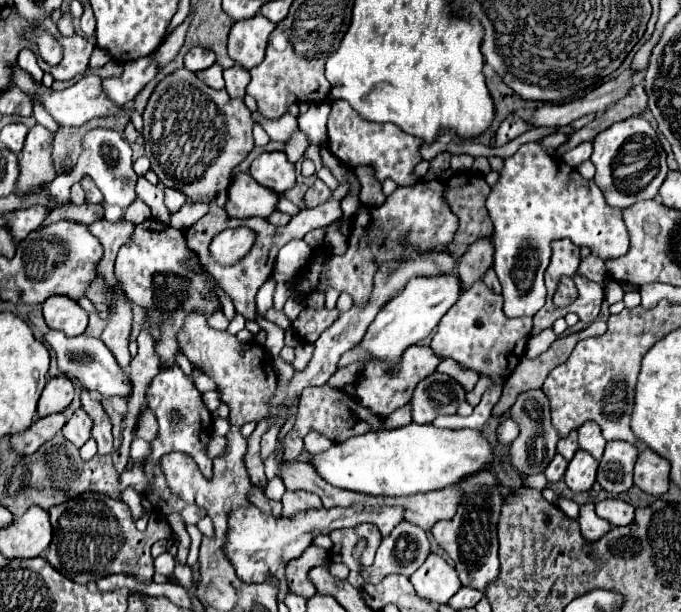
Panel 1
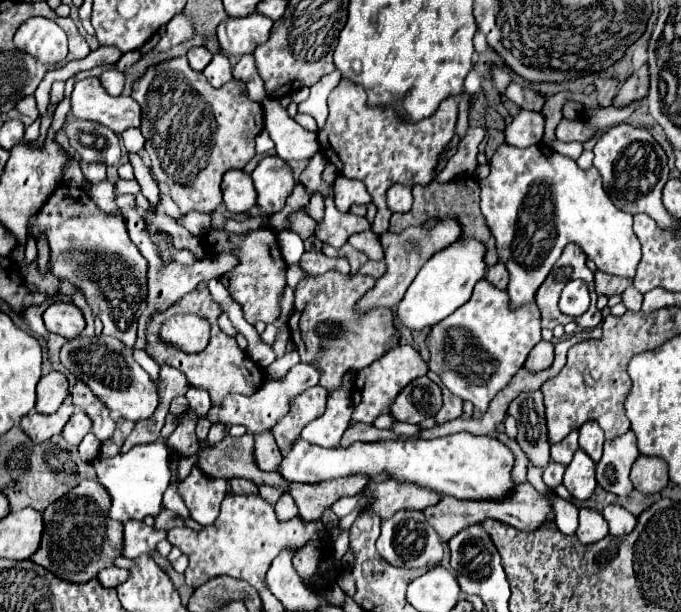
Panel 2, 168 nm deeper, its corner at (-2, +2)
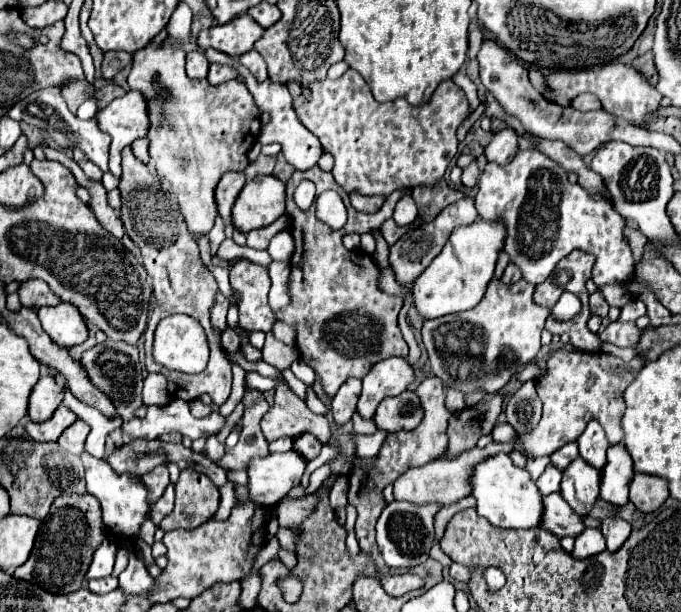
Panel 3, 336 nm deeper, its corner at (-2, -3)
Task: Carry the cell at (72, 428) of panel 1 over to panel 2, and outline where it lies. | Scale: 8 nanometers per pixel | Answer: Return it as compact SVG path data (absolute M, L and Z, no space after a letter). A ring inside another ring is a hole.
M75 410L75 414L69 418L69 422L65 424L63 428L63 438L73 444L73 446L79 446L79 442L83 440L83 436L91 430L91 420L89 416L83 412L83 410Z

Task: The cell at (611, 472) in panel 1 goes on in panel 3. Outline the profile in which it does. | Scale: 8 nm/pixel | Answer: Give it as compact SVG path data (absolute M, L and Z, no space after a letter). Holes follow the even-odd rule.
M623 443L607 449L607 463L601 469L601 499L613 505L629 501L629 483L633 479L633 461Z

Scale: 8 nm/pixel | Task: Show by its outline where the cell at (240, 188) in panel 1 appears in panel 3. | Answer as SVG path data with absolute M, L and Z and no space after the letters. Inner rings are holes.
M225 173L215 189L215 199L219 207L219 215L227 221L231 219L231 207L235 205L243 185L245 185L245 173Z

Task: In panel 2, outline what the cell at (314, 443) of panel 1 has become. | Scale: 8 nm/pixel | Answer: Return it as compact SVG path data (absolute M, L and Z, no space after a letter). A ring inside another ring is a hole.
M348 371L343 377L342 386L328 394L325 414L307 424L307 428L301 432L303 440L323 448L339 446L353 411L350 395L354 374L355 371Z

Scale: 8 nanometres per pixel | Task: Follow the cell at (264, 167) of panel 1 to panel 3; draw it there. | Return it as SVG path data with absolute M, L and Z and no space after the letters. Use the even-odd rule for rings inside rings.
M275 175L251 179L233 205L233 225L243 233L271 225L285 215L285 183Z

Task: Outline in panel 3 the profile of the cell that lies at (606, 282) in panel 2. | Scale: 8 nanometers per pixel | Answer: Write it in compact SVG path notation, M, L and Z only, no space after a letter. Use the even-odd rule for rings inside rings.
M597 289L591 297L589 297L589 303L591 303L591 313L593 315L599 315L599 317L607 317L607 311L609 311L609 305L603 297L603 293Z

